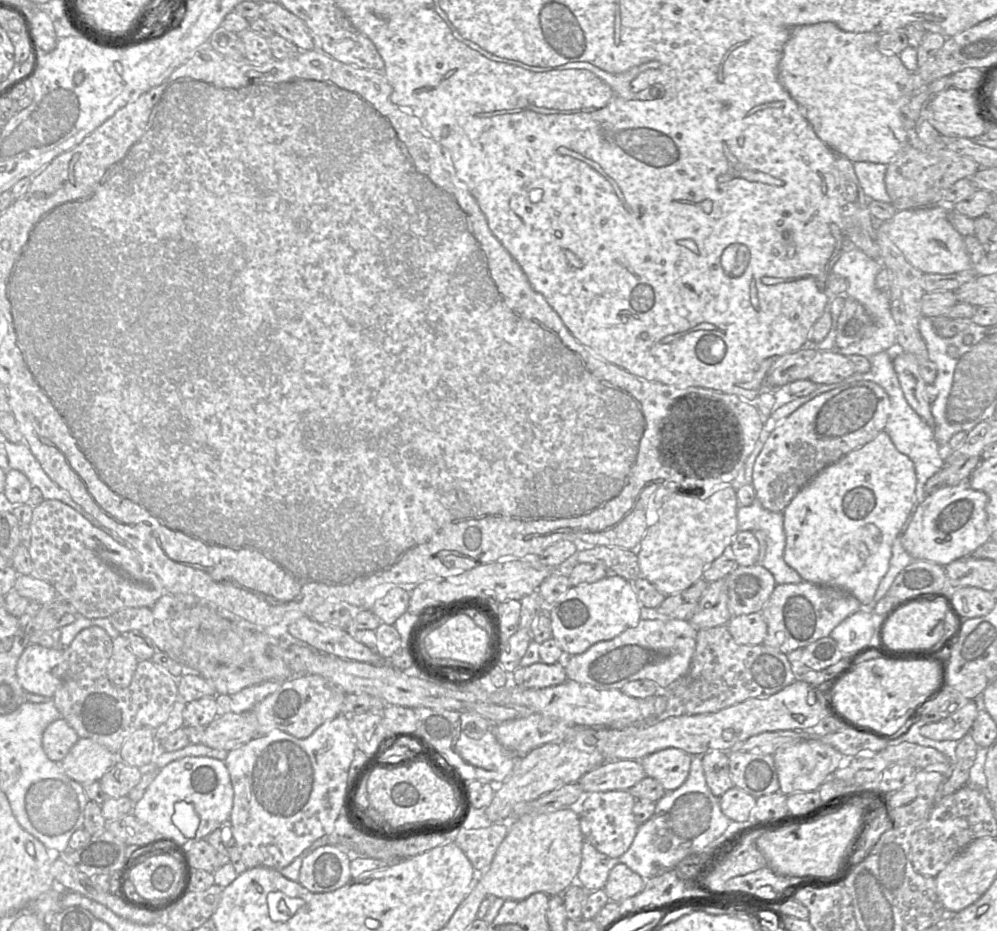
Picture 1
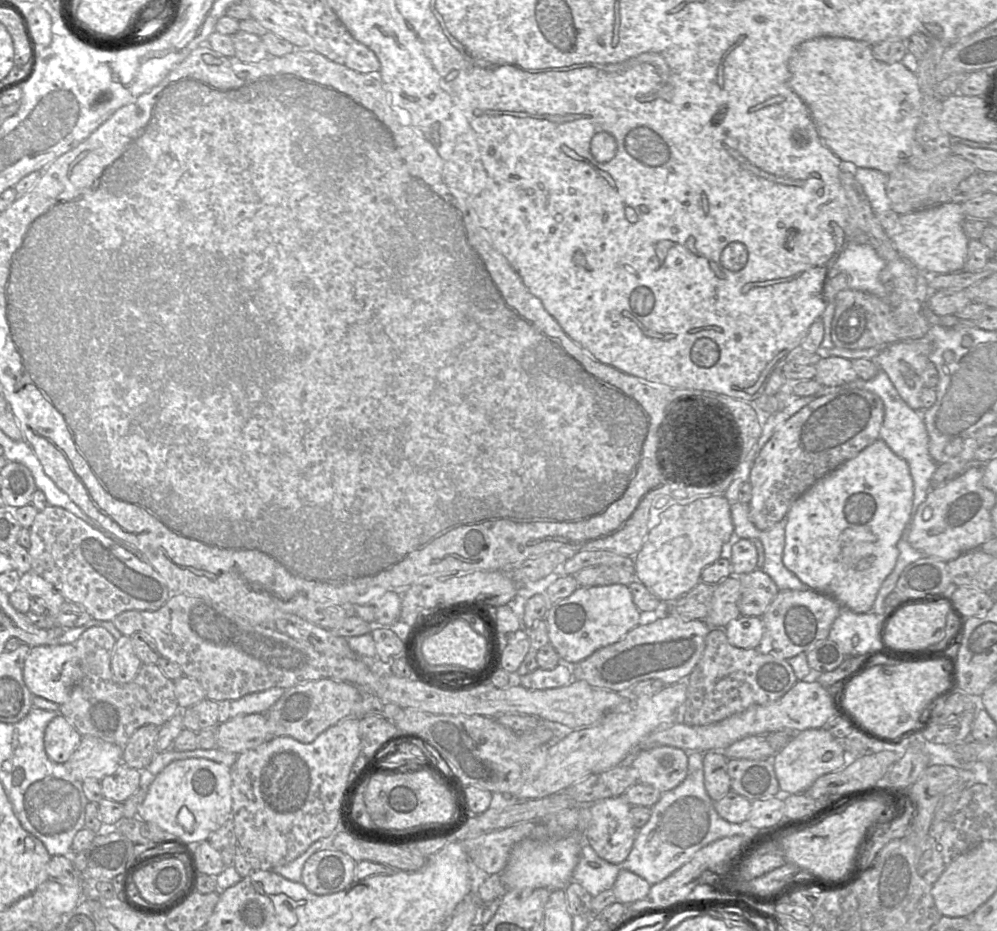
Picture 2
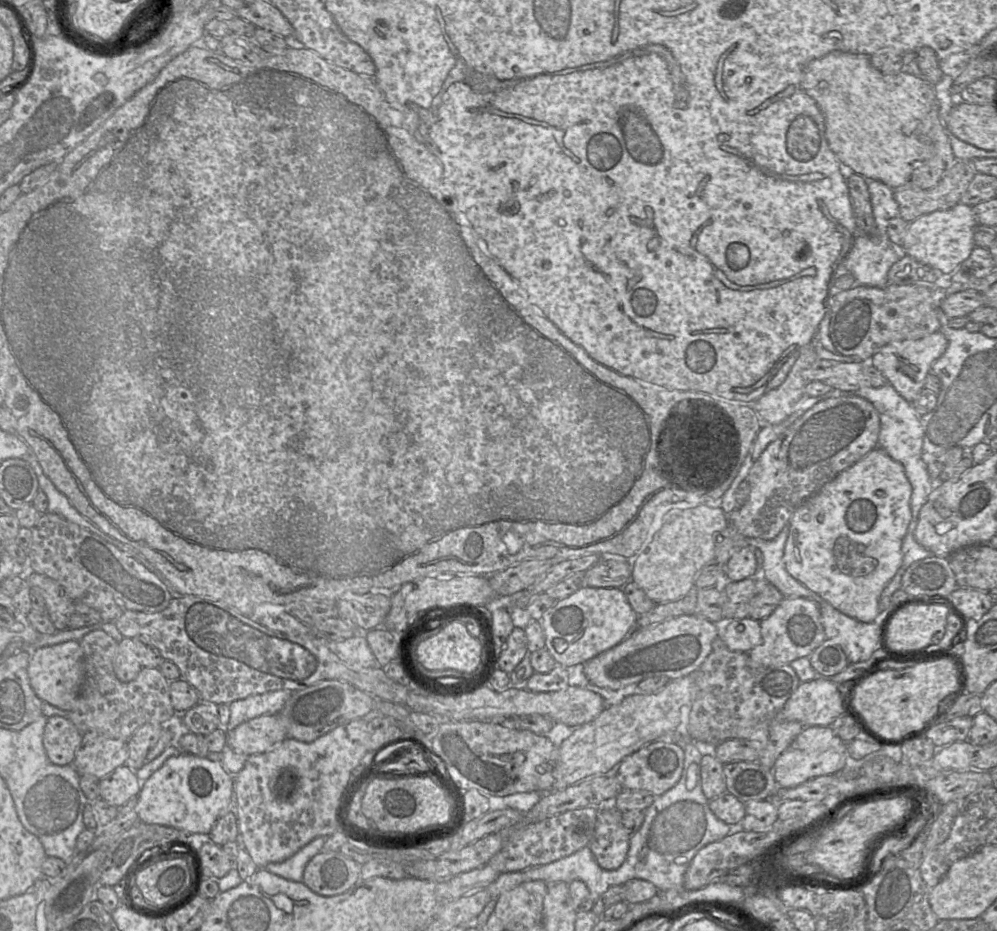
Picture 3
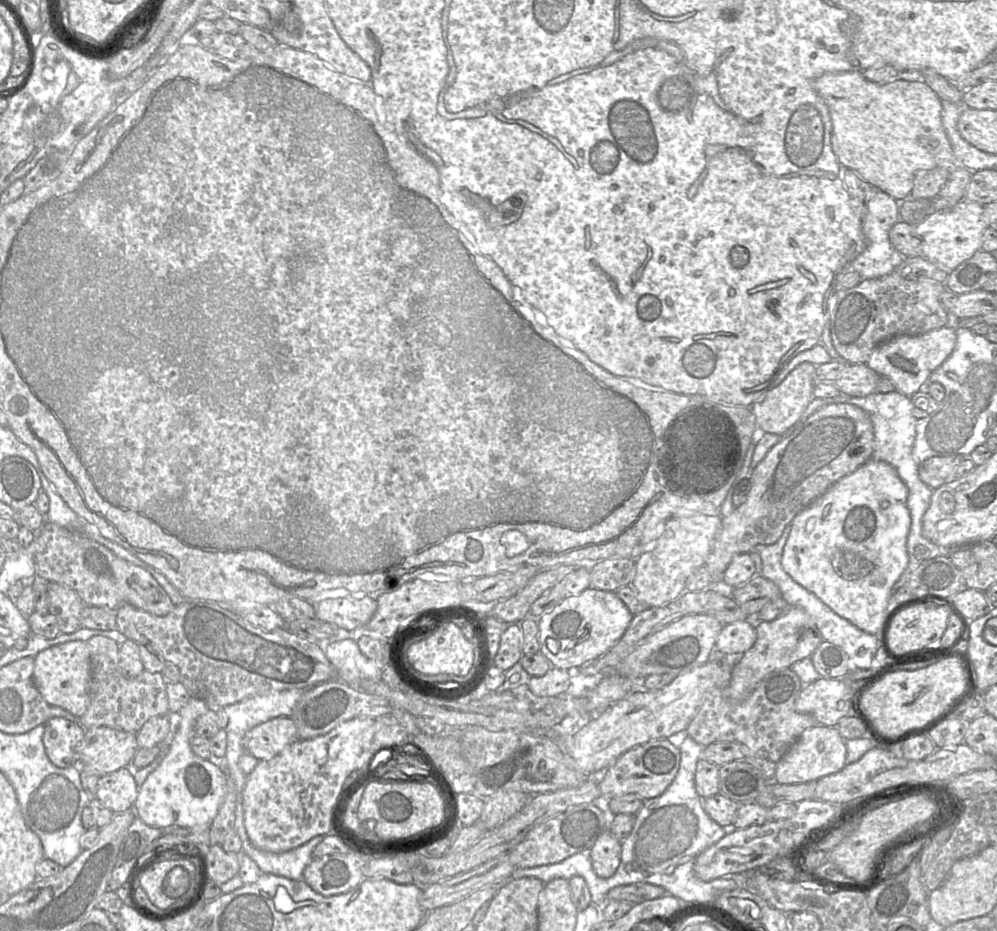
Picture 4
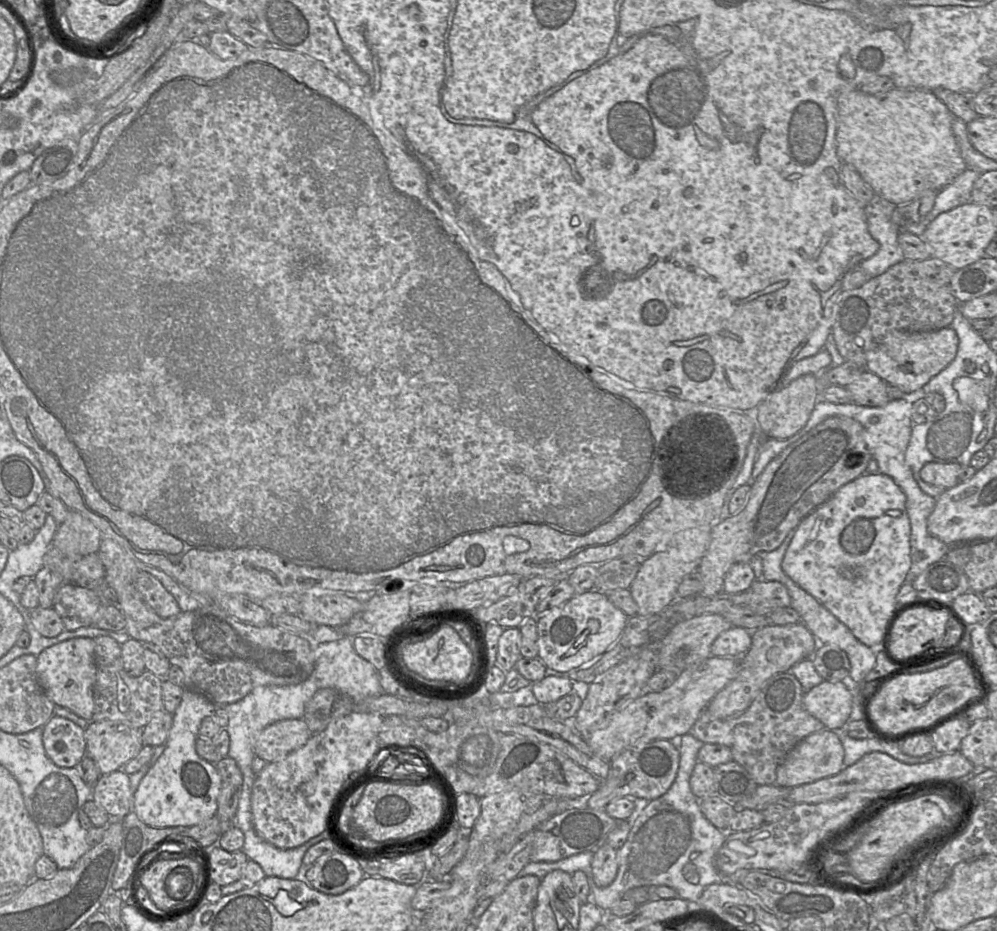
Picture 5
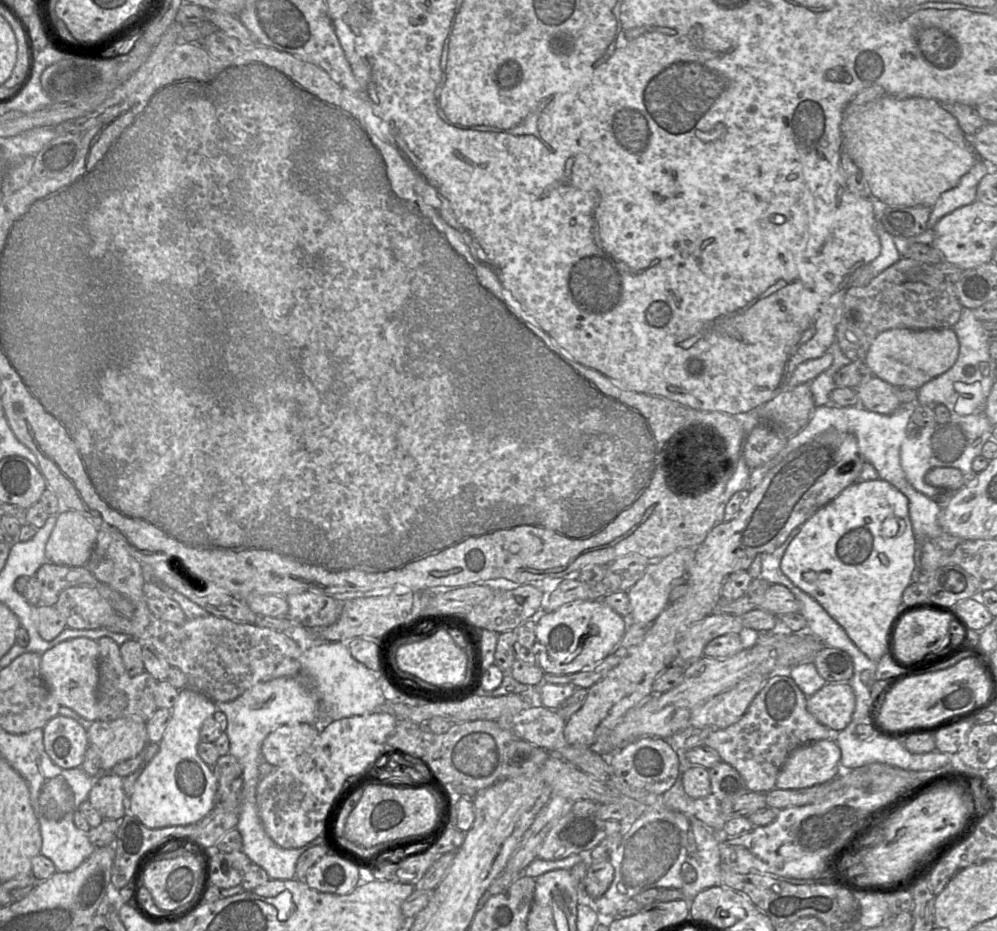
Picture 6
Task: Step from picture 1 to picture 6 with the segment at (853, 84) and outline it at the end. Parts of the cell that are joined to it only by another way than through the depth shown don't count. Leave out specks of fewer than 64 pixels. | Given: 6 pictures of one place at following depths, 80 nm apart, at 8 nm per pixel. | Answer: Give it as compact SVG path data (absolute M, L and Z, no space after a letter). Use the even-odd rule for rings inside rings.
M885 95L875 102L866 105L854 105L850 101L843 112L841 123L842 131L842 150L858 165L862 174L869 185L871 198L874 199L879 206L918 206L923 205L933 207L938 198L945 191L955 187L959 180L972 168L978 160L971 139L967 137L960 128L955 117L946 109L945 105L935 99L923 97L896 98L890 95Z

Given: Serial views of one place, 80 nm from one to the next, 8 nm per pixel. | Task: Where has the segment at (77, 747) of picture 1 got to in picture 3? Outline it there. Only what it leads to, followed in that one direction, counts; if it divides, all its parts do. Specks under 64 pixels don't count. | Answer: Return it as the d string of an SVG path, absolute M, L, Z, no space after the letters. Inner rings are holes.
M97 732L84 733L72 766L80 775L102 779L117 767L125 765L127 742Z

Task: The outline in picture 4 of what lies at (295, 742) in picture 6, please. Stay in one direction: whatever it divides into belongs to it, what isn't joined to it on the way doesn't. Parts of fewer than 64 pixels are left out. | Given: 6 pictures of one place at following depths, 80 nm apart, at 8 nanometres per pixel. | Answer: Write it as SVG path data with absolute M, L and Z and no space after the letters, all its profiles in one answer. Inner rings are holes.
M276 717L248 731L243 739L245 751L260 760L270 760L298 739L291 717Z

